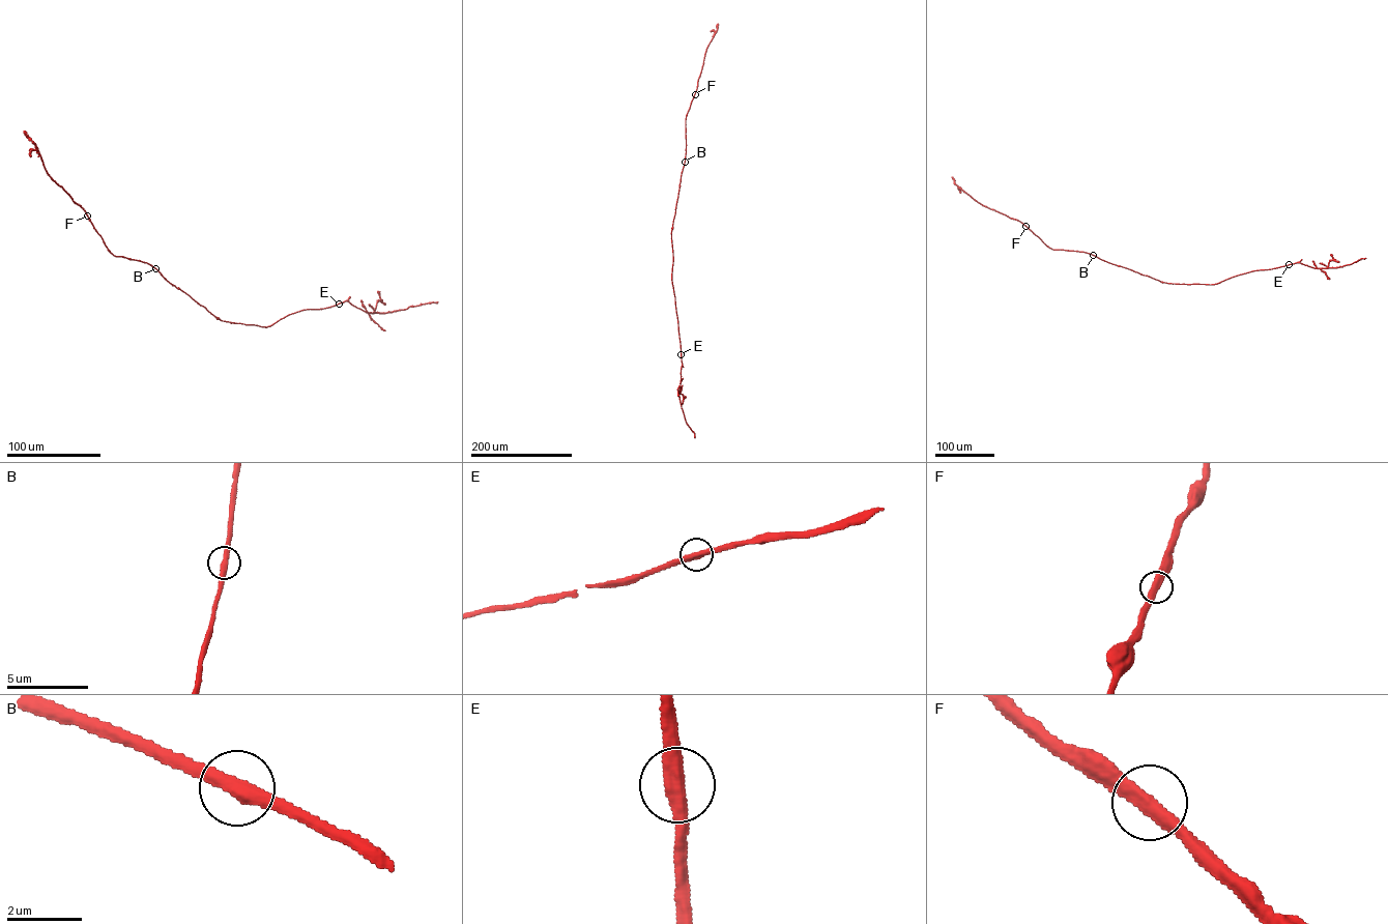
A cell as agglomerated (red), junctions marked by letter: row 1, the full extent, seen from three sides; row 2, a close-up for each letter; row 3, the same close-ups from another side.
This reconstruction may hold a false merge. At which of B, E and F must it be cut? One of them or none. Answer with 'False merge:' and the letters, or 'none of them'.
False merge: none of them

